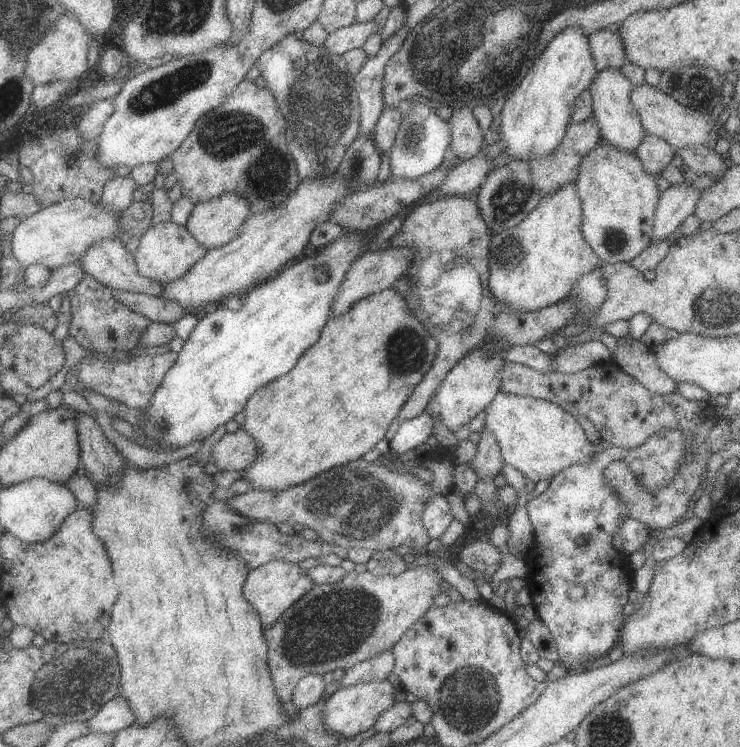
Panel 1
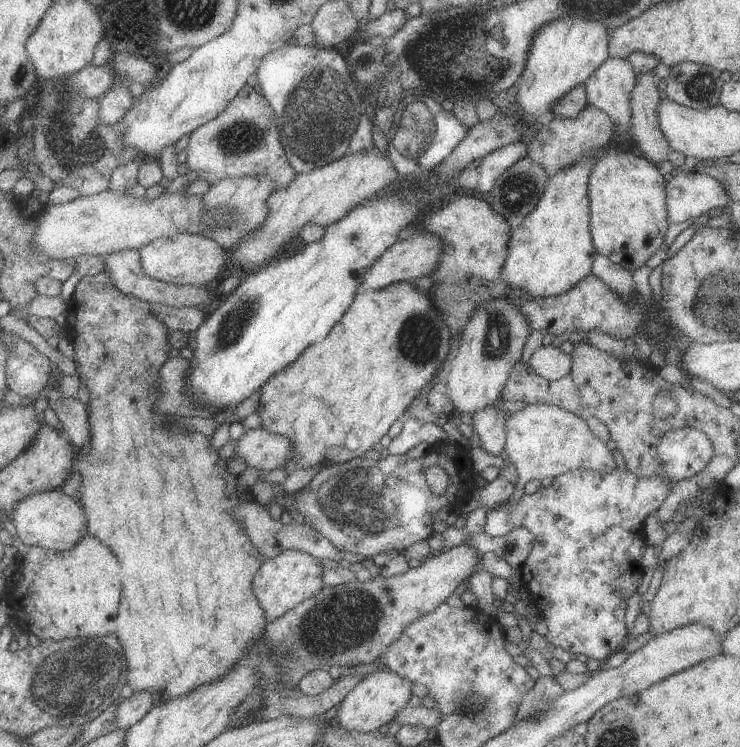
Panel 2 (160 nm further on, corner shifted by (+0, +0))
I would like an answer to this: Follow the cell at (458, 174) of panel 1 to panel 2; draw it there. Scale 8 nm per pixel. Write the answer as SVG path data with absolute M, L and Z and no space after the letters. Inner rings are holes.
M524 138L515 143L503 146L485 157L482 157L480 162L477 162L477 171L479 172L478 188L480 193L490 192L497 181L497 178L503 174L503 172L516 164L521 158L528 155L528 139Z

